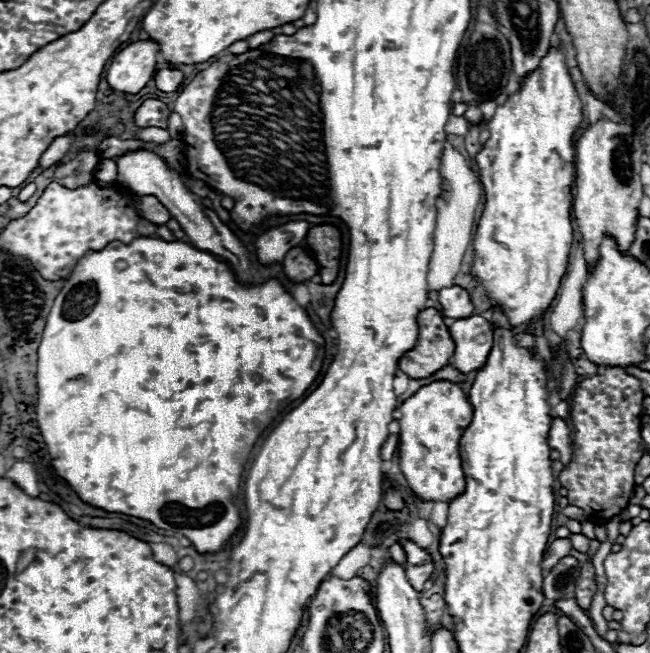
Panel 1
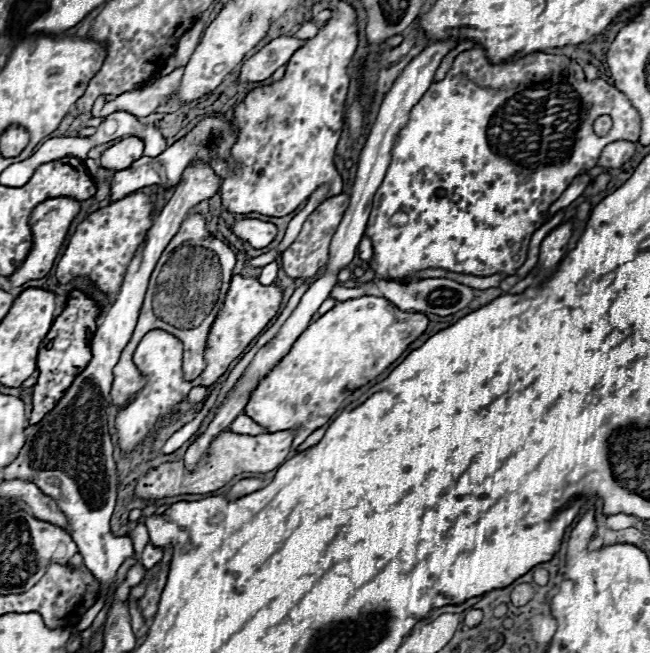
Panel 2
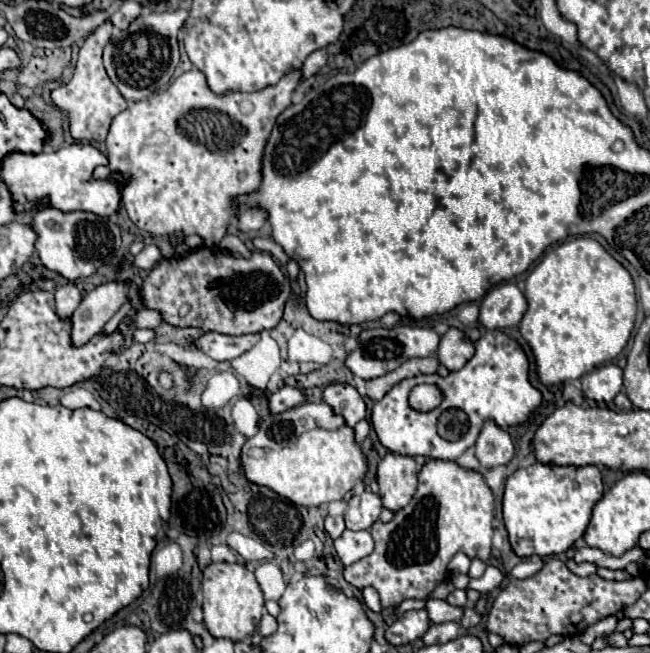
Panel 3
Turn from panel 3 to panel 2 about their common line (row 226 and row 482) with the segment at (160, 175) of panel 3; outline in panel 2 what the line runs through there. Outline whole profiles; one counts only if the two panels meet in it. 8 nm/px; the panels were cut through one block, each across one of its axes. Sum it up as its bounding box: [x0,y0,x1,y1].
[136,428,296,500]

